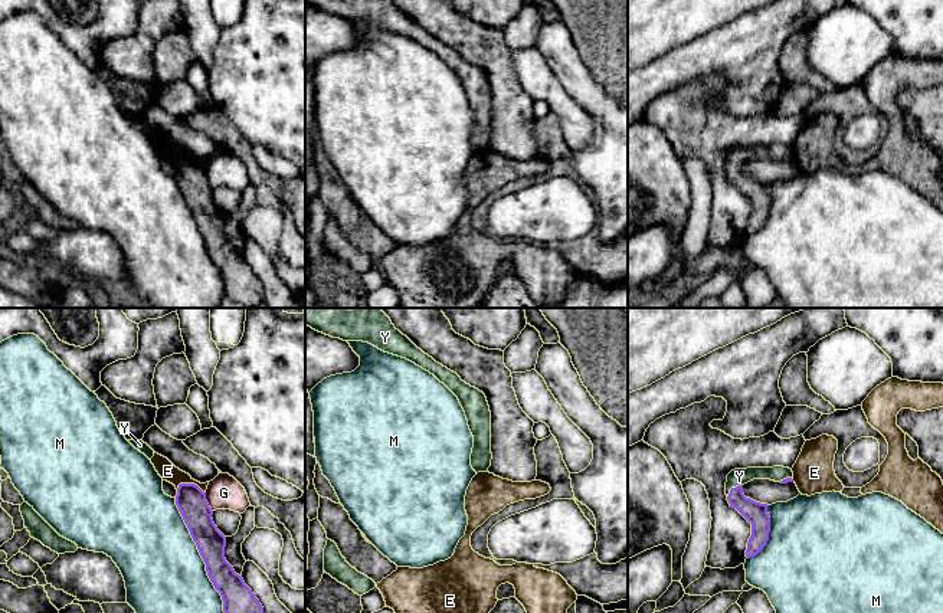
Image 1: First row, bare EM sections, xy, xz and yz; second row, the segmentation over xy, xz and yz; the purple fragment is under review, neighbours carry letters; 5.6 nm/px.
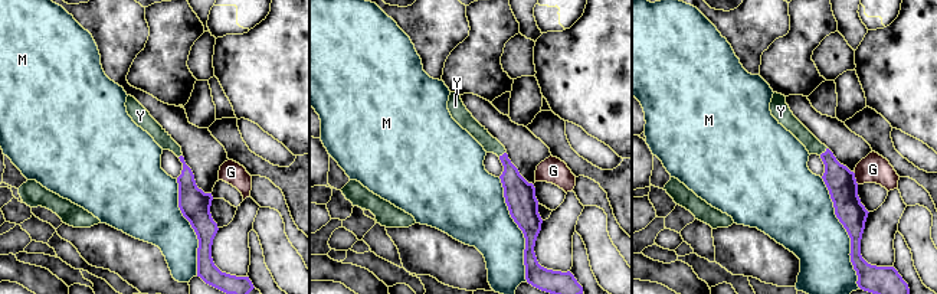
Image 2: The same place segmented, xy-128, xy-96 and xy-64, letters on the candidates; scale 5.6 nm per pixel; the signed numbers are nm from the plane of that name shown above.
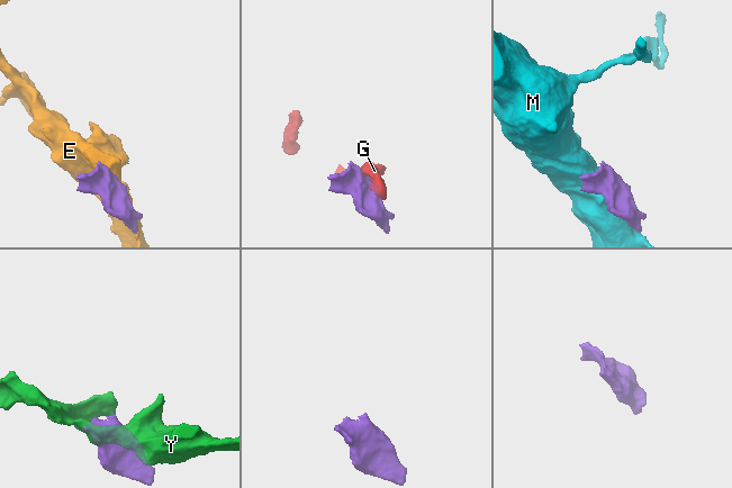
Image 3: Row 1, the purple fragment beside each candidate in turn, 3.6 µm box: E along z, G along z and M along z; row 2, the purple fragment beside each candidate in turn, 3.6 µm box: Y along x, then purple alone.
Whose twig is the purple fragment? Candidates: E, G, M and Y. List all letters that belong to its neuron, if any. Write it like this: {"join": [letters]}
{"join": ["Y"]}

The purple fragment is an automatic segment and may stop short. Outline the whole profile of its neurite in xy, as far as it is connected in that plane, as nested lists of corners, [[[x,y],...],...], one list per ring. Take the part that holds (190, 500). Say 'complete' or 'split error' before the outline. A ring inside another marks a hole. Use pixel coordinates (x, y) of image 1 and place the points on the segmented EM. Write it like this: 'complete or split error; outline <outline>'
complete; outline [[[180,483],[176,505],[206,564],[215,589],[220,593],[225,613],[263,613],[263,607],[242,576],[225,558],[226,537],[213,522],[213,511],[203,492],[194,483]]]

